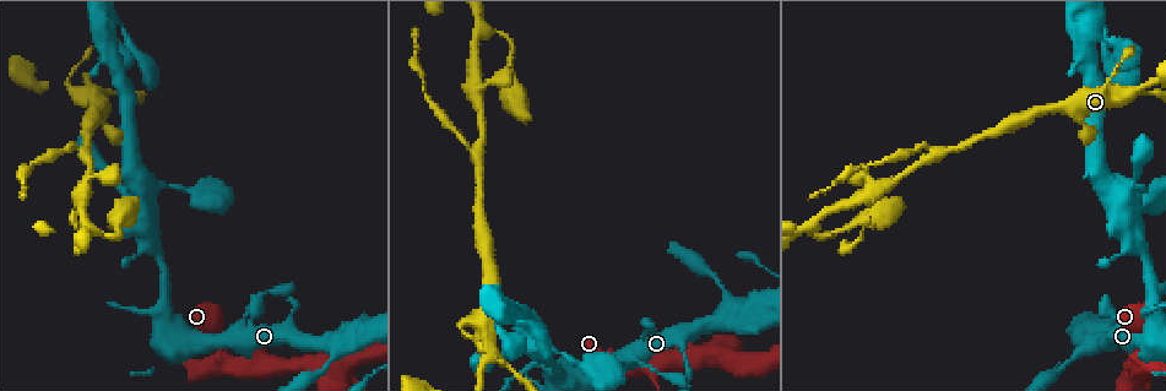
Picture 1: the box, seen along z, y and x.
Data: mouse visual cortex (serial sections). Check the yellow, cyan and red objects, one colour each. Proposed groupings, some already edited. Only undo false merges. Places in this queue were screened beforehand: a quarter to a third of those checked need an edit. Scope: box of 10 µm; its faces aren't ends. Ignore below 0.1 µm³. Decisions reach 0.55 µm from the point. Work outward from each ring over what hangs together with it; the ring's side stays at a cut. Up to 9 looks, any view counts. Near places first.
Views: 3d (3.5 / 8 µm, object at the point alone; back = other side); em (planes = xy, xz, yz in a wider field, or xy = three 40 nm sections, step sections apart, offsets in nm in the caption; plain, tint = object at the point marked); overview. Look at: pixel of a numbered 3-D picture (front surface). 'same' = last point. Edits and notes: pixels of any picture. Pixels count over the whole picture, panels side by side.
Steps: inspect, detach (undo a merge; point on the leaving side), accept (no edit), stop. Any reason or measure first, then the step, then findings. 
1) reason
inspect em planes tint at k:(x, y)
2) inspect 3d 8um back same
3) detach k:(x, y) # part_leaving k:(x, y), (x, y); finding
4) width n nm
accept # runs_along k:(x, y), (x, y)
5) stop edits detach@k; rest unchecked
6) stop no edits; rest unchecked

branch point
inspect 3d 3.5um at 1:(1135, 89)

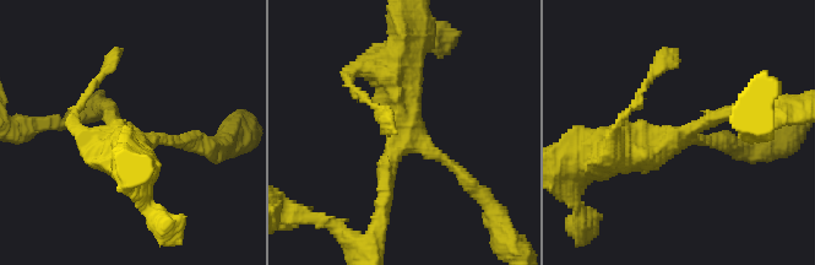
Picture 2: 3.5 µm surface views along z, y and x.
shape alone is not enough
inspect em planes plain at 2:(684, 137)

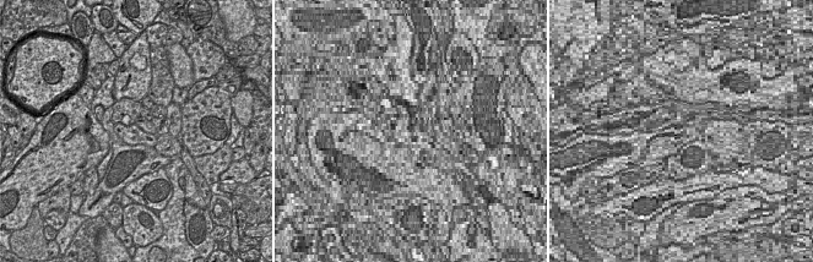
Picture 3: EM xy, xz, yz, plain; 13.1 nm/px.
inspect em planes tint same

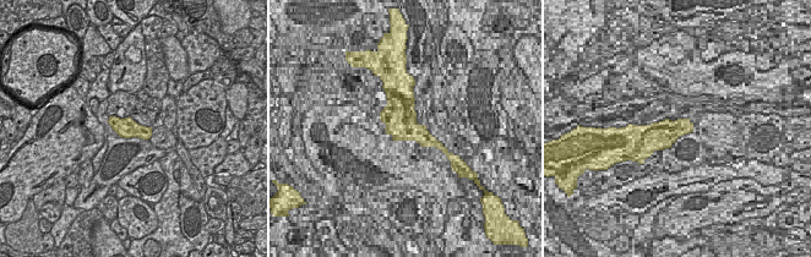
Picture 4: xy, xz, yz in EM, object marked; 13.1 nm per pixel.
arm_widths 150, 200, 500 nm
accept # one cell here

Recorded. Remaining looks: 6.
narrows sharply
inspect 3d 3.5um at 1:(1092, 23)

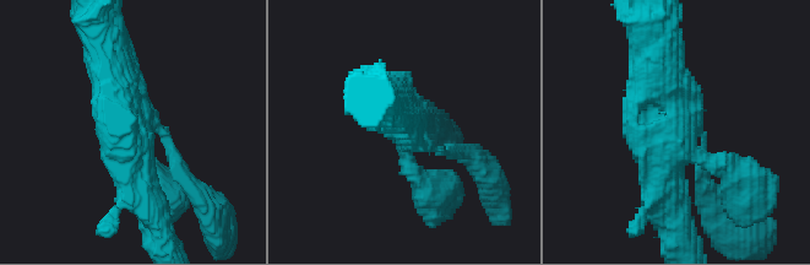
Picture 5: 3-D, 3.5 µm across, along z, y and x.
accept # runs_along 5:(672, 201), (686, 119), (702, 168); all the same cell

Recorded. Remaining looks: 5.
side arm on a straight run
inspect 3d 3.5um at 1:(89, 154)

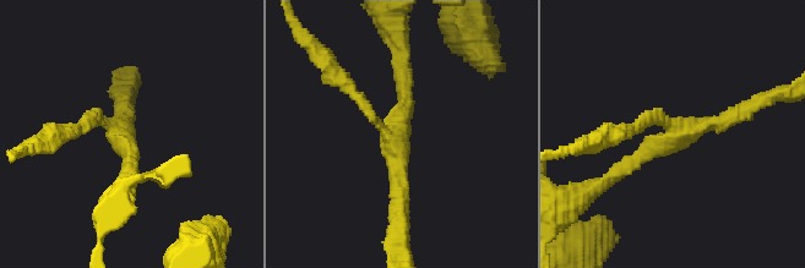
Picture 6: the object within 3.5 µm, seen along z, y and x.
arms 3; arm_widths 150, 200, 200 nm; now the EM
inspect em xy step 3 tint at 6:(400, 144)

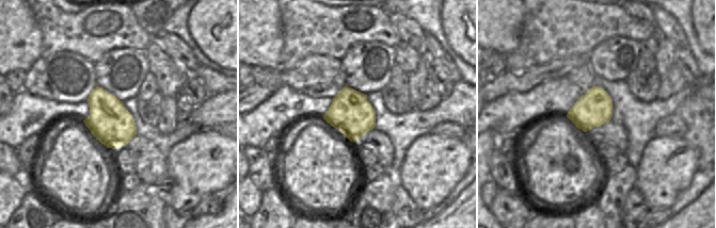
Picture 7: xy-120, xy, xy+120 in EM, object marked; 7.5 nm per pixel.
width 320 nm
detach 6:(352, 89) # part_leaving 6:(376, 120), (305, 39); two cells meet here

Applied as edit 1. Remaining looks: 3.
see it whole again
inspect overview

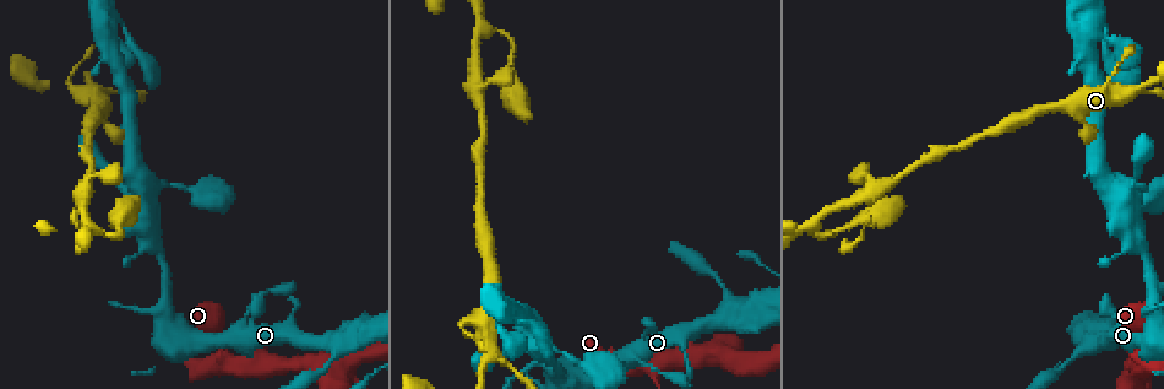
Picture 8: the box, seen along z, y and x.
sharp bend
inspect em xy step 1 tint at 8:(119, 234)

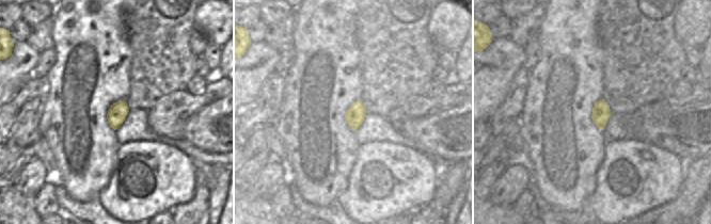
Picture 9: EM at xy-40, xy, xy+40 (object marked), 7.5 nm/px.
see where the arms go
inspect 3d 3.5um same

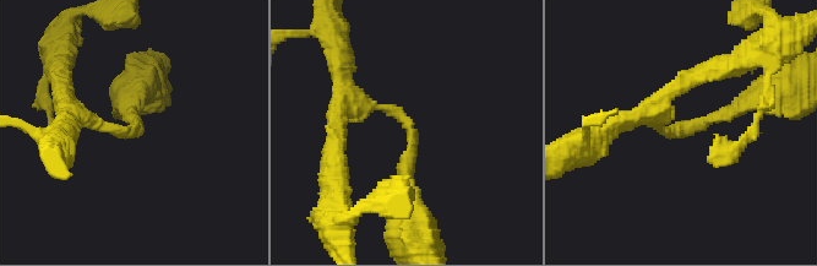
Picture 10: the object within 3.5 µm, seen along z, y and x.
arm_widths 200, 300 nm
accept # runs_along 10:(337, 112), (379, 106), (406, 121), (406, 193); one cell here

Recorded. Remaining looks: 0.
stop edits detach@6; rest unchecked

